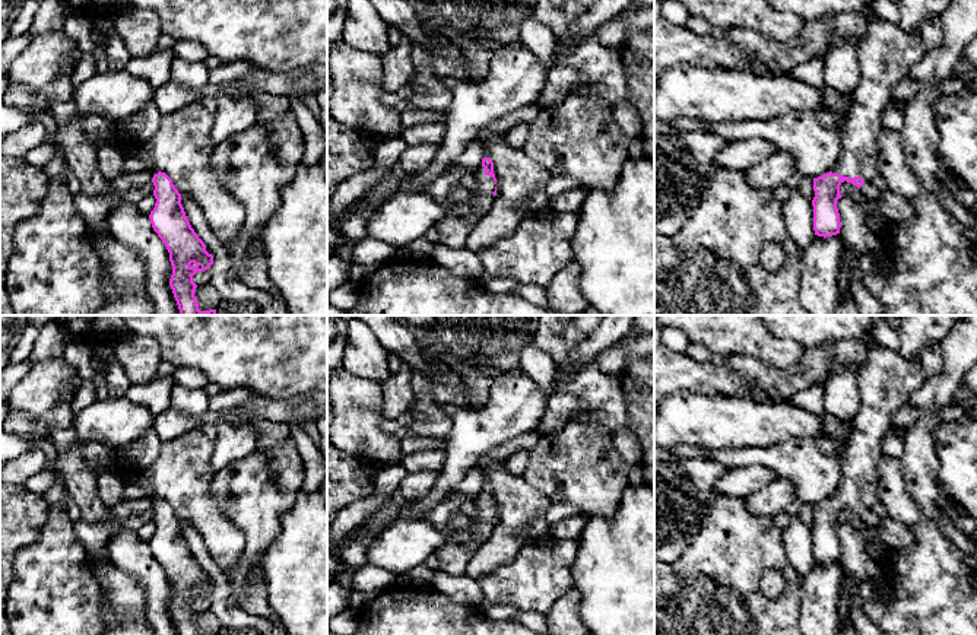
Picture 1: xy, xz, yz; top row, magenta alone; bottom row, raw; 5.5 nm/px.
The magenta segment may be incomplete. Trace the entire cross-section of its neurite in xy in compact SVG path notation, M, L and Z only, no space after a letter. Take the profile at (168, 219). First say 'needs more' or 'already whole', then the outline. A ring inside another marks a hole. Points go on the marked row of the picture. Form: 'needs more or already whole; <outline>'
needs more; M121 134L118 145L126 156L124 172L131 174L146 169L153 174L156 203L149 219L169 253L172 266L169 286L180 315L216 315L216 309L200 311L194 296L197 285L193 282L193 276L197 272L207 270L213 264L213 255L206 251L204 242L191 228L181 204L181 194L165 172L145 163L137 156L137 145L127 145Z

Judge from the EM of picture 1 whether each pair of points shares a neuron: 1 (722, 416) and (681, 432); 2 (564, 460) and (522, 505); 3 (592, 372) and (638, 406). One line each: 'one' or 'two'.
1: one
2: two
3: two

